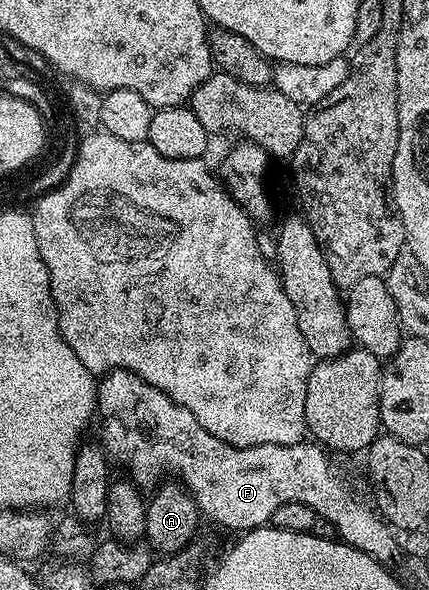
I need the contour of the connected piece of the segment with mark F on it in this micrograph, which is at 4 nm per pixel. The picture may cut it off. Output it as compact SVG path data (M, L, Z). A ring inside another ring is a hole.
M110 370L98 381L95 414L99 422L101 418L101 446L114 463L117 461L119 465L129 469L128 477L138 487L153 488L166 476L176 476L195 500L202 519L210 518L229 530L237 530L236 532L248 532L266 525L277 509L294 502L313 510L316 517L330 521L337 529L340 541L379 563L389 564L397 550L399 554L399 538L393 527L368 501L365 503L363 499L357 498L356 492L349 487L348 480L341 475L340 468L328 458L330 455L312 441L232 446L219 440L219 436L211 436L211 432L207 432L207 428L203 428L203 424L199 424L199 420L191 416L187 407L175 404L171 396L147 384L147 380L143 380L138 374L132 374L130 370Z

